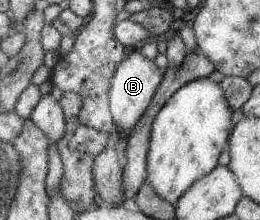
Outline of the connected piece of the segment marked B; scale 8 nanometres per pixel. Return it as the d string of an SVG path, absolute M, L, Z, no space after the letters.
M138 47L118 64L118 69L112 76L112 80L110 80L111 88L109 93L110 112L114 118L117 134L127 135L130 130L134 130L140 116L150 106L150 102L158 86L162 83L164 75L165 73L156 66L154 60L148 60L148 58L142 56Z

